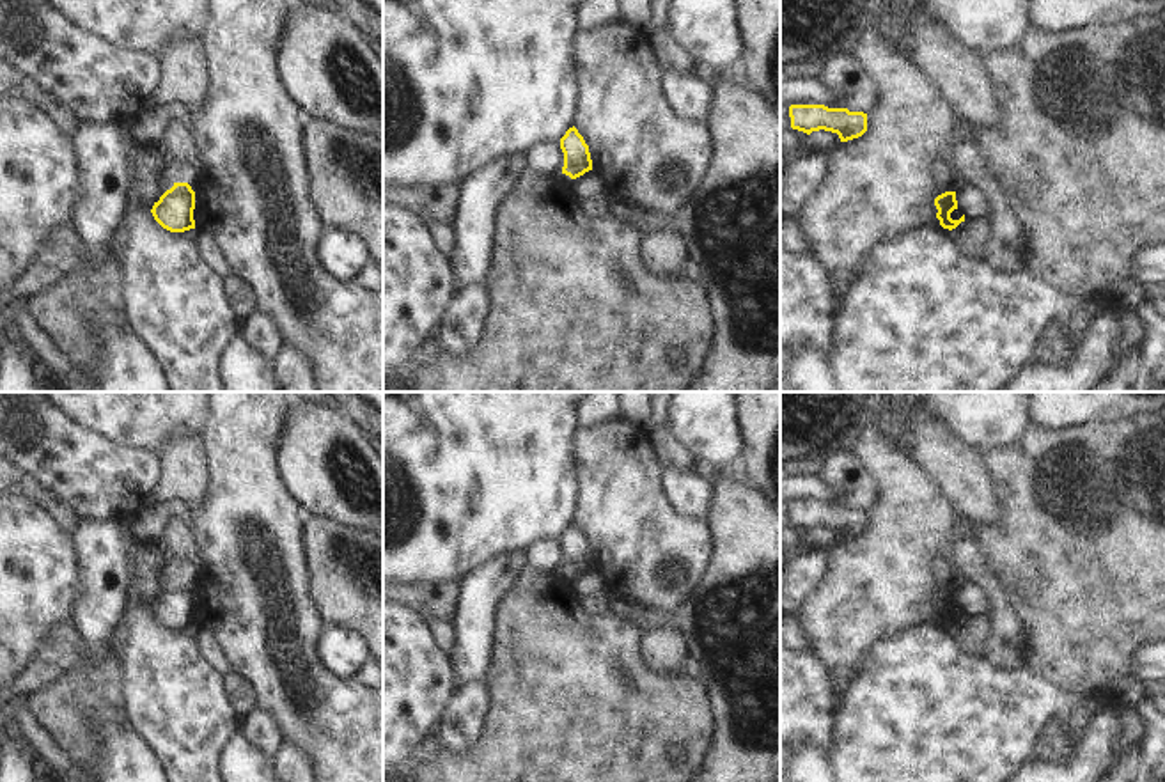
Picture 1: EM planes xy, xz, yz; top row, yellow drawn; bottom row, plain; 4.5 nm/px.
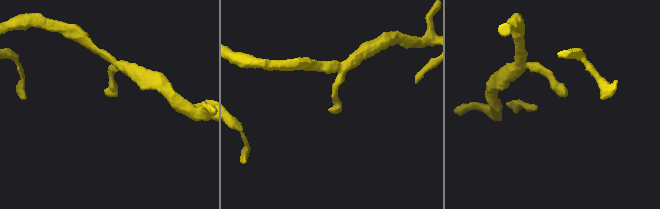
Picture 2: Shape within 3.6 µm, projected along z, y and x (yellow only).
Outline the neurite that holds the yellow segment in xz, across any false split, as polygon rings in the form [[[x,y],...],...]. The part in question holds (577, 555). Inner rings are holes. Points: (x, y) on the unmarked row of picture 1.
[[[575,523],[569,525],[560,536],[560,546],[564,550],[562,571],[576,576],[585,569],[592,567],[589,543]]]

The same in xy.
[[[174,580],[158,599],[154,599],[151,610],[154,617],[170,630],[184,630],[195,626],[193,617],[195,589],[188,580]]]

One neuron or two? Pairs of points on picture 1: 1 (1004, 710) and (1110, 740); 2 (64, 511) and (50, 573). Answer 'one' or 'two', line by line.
1: two
2: two

